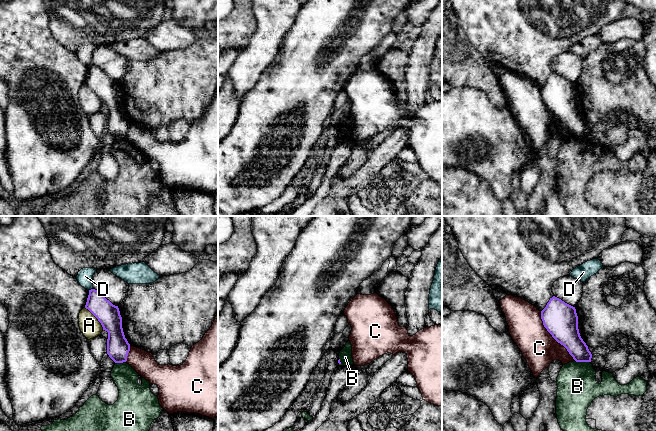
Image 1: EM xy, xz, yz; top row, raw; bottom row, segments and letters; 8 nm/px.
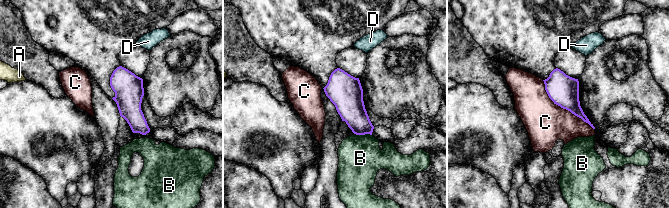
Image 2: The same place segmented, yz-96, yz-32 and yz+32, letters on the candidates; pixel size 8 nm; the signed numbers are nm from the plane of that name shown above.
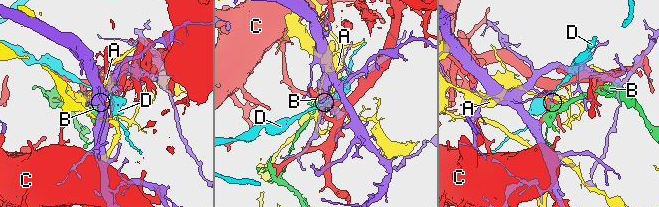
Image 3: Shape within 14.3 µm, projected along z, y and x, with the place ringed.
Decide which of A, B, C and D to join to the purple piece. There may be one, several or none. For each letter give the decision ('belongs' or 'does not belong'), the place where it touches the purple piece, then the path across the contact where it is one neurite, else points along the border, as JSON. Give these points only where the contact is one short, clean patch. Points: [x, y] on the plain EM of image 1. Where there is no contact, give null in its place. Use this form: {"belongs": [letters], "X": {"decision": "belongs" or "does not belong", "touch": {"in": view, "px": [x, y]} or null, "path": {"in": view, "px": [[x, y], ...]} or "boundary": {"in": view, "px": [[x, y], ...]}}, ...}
{"belongs": [], "A": {"decision": "does not belong", "touch": {"in": "xy", "px": [96, 93]}}, "B": {"decision": "does not belong", "touch": {"in": "yz", "px": [582, 137]}, "boundary": {"in": "yz", "px": [[575, 136], [589, 138]]}}, "C": {"decision": "does not belong", "touch": {"in": "yz", "px": [564, 122]}}, "D": {"decision": "does not belong", "touch": {"in": "xy", "px": [91, 65]}, "boundary": {"in": "xy", "px": [[91, 64], [89, 66]]}}}

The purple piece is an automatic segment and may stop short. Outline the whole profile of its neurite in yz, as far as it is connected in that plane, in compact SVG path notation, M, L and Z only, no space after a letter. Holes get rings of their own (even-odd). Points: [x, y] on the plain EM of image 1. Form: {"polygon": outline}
{"polygon": "M553 72L541 87L544 103L576 138L591 138L592 130L580 112L575 83Z"}

